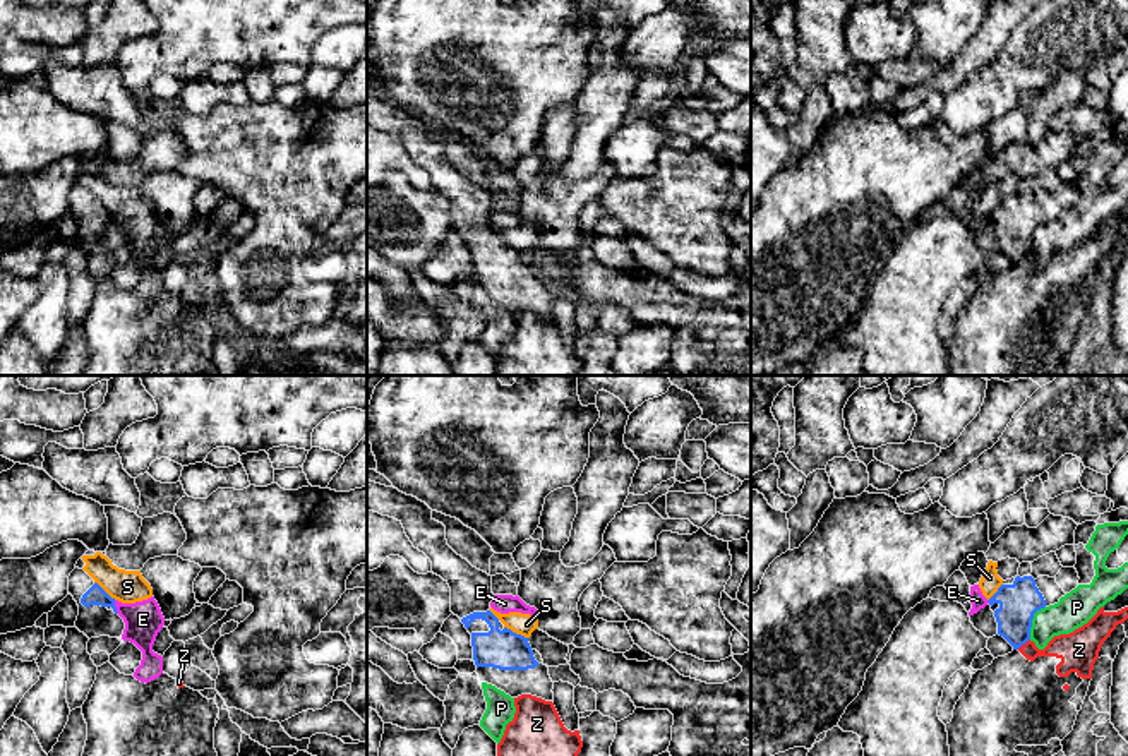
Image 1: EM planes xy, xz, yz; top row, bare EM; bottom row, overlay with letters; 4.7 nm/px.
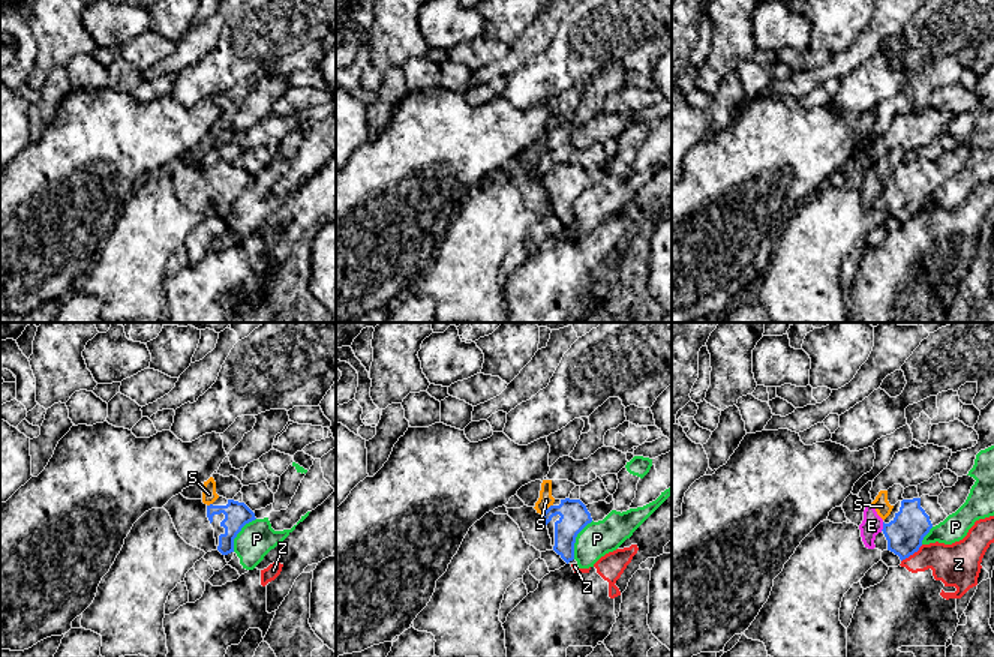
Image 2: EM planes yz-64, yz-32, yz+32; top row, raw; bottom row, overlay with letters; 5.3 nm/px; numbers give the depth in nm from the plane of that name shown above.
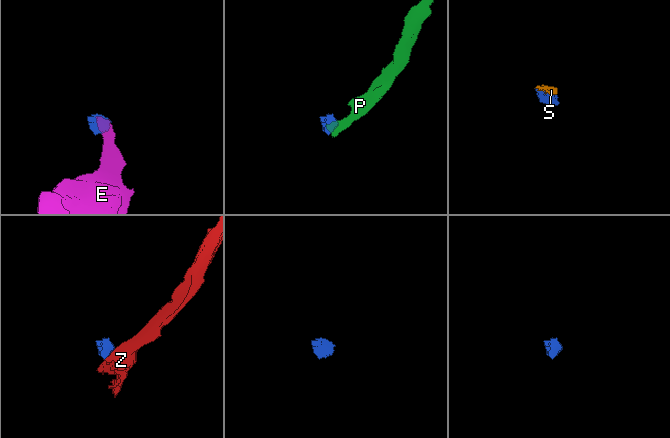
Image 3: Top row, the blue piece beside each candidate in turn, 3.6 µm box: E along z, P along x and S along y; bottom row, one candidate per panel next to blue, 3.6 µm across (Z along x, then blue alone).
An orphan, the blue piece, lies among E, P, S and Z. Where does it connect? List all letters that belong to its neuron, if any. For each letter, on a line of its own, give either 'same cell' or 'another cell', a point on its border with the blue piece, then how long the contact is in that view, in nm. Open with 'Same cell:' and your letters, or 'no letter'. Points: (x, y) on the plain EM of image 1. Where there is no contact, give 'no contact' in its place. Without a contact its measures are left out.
Same cell: no letter
E: another cell; contact xy (115, 223); length 70 nm
P: another cell; contact yz (1031, 237); length 180 nm
S: another cell; contact xz (515, 249); length 130 nm
Z: another cell; contact yz (1022, 259); length 80 nm

